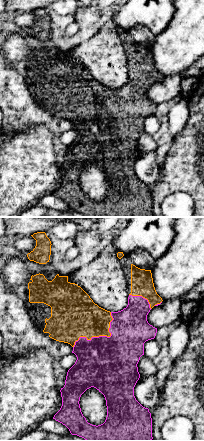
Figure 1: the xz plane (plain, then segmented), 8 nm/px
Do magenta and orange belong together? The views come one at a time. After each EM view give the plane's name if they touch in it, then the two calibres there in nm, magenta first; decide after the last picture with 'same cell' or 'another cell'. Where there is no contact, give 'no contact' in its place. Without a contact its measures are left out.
xz | 440/340 nm

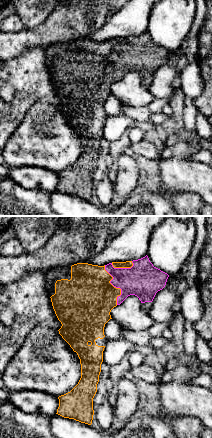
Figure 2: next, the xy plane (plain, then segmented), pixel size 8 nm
xy | 280/420 nm

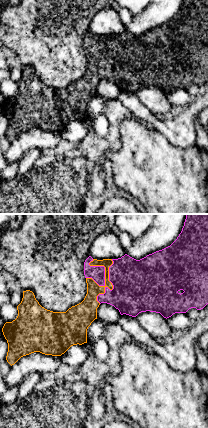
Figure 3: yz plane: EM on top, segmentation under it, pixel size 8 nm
yz | 120/140 nm

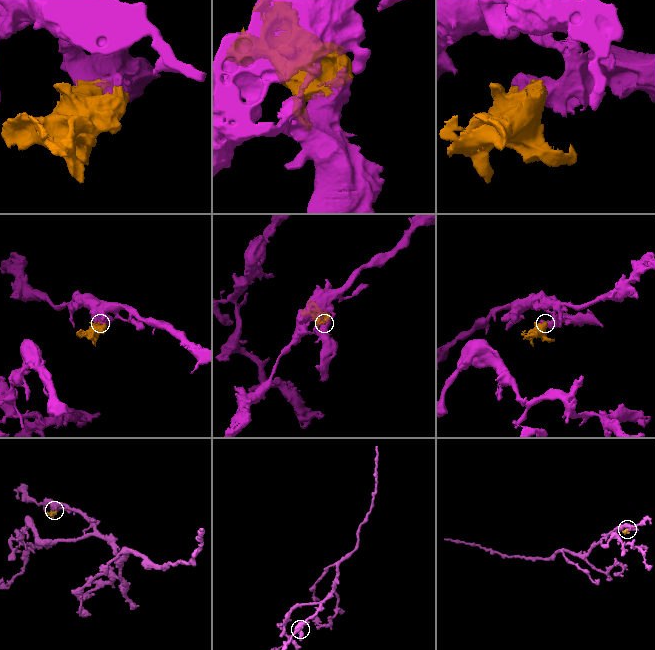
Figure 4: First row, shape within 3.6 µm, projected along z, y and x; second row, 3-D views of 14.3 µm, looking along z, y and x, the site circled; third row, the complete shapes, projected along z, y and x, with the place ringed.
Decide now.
same cell

